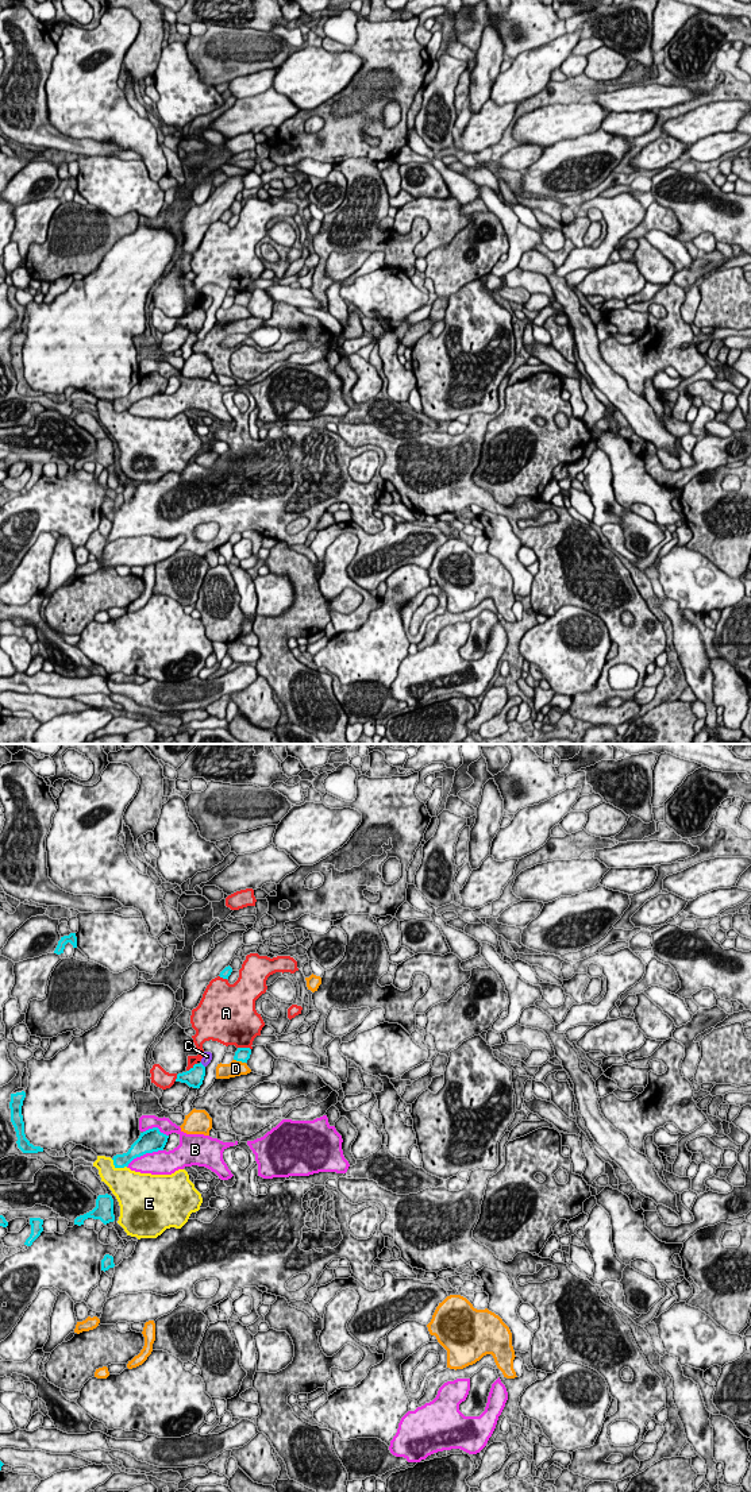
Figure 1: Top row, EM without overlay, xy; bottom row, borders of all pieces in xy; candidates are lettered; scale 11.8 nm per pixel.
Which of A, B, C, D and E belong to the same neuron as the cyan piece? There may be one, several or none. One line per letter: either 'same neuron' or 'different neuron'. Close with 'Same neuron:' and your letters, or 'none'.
A: different neuron
B: different neuron
C: different neuron
D: different neuron
E: different neuron
Same neuron: none

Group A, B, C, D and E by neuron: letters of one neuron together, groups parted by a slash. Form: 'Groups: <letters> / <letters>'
Groups: A D / B / C / E

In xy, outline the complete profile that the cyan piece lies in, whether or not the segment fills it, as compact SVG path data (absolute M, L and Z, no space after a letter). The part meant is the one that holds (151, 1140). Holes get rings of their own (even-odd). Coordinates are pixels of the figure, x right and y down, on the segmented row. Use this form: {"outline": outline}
{"outline": "M158 1127L149 1129L140 1133L139 1138L131 1145L127 1153L113 1156L115 1168L124 1168L128 1164L146 1153L163 1150L169 1136L159 1131Z"}

